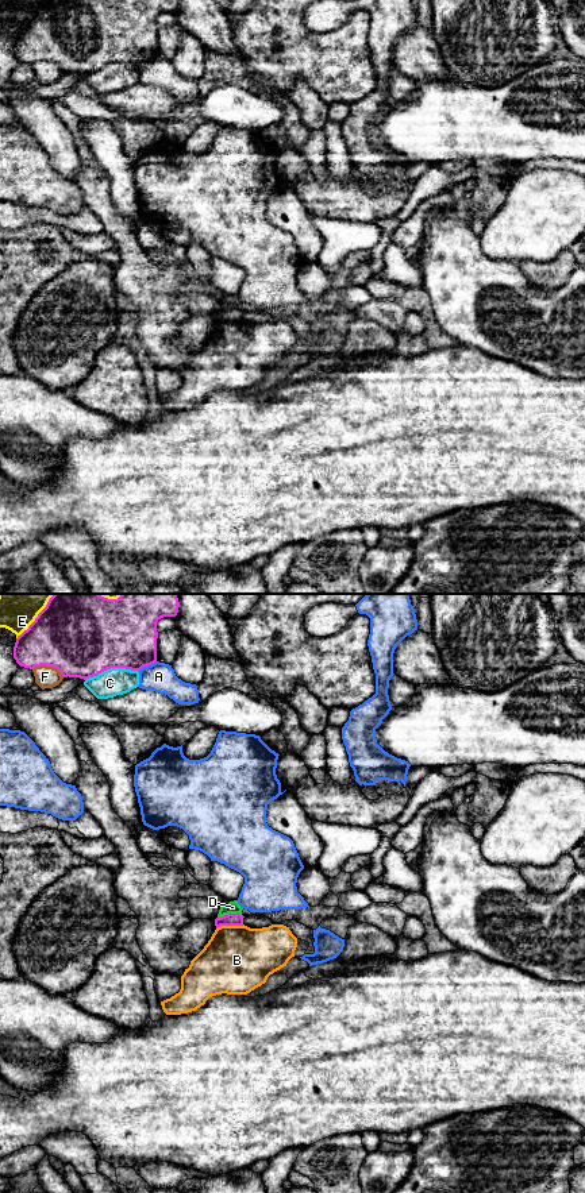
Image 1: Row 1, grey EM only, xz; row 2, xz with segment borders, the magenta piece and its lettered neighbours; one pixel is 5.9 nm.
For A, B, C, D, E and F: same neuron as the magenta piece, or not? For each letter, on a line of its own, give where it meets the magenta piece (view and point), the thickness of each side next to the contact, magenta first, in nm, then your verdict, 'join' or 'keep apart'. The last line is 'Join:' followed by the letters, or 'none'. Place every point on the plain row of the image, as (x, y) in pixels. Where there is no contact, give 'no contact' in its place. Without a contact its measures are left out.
A: xz (146, 61) | 380/170 nm | keep apart
B: xz (230, 320) | 80/400 nm | keep apart
C: xz (111, 62) | 440/160 nm | keep apart
D: xz (229, 309) | 80/80 nm | keep apart
E: xz (33, 18) | 400/160 nm | keep apart
F: xz (49, 61) | 440/130 nm | keep apart
Join: none

